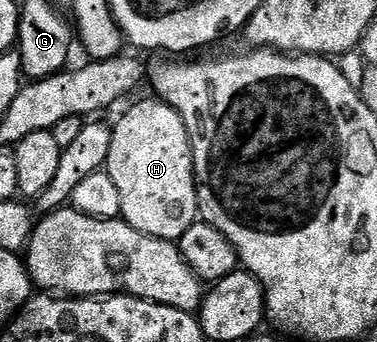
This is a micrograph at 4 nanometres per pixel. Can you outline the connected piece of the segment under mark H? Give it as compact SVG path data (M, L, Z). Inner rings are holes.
M138 102L118 123L112 126L112 148L108 148L108 160L104 173L112 176L112 184L120 192L122 218L132 228L148 236L180 240L188 228L199 221L198 185L194 182L194 161L184 120L167 102Z

